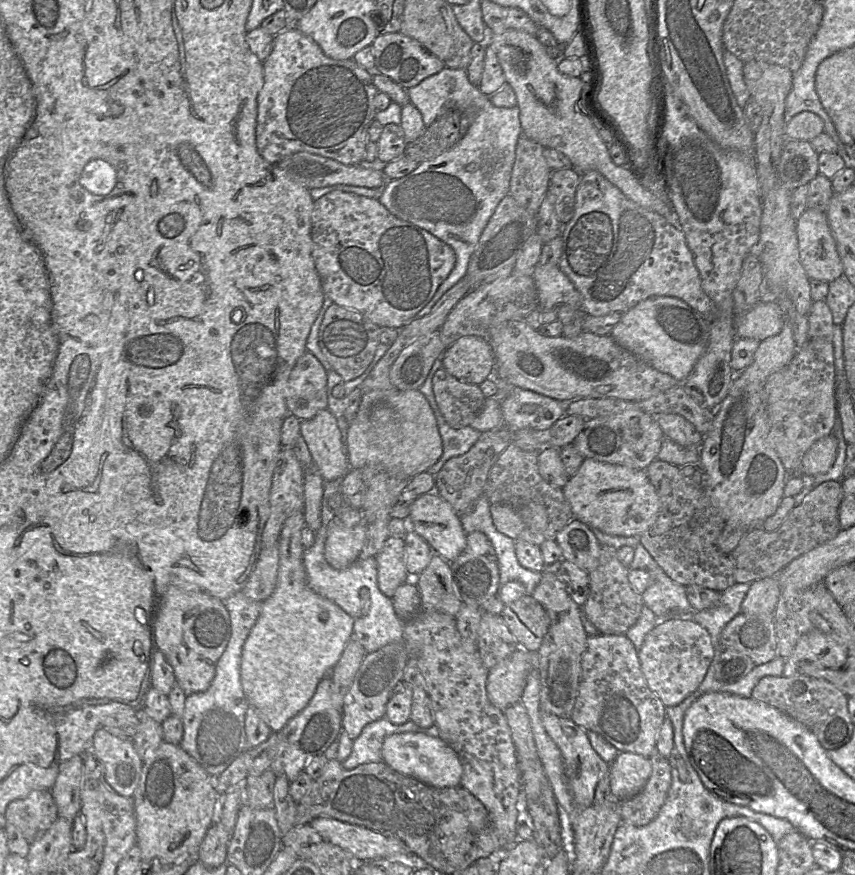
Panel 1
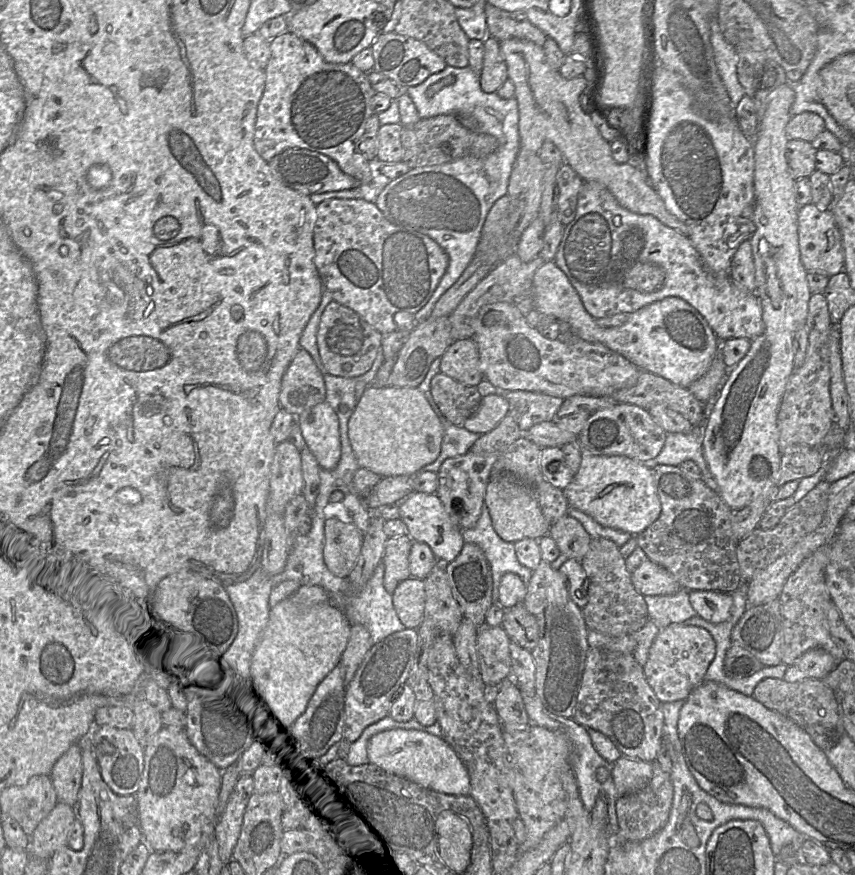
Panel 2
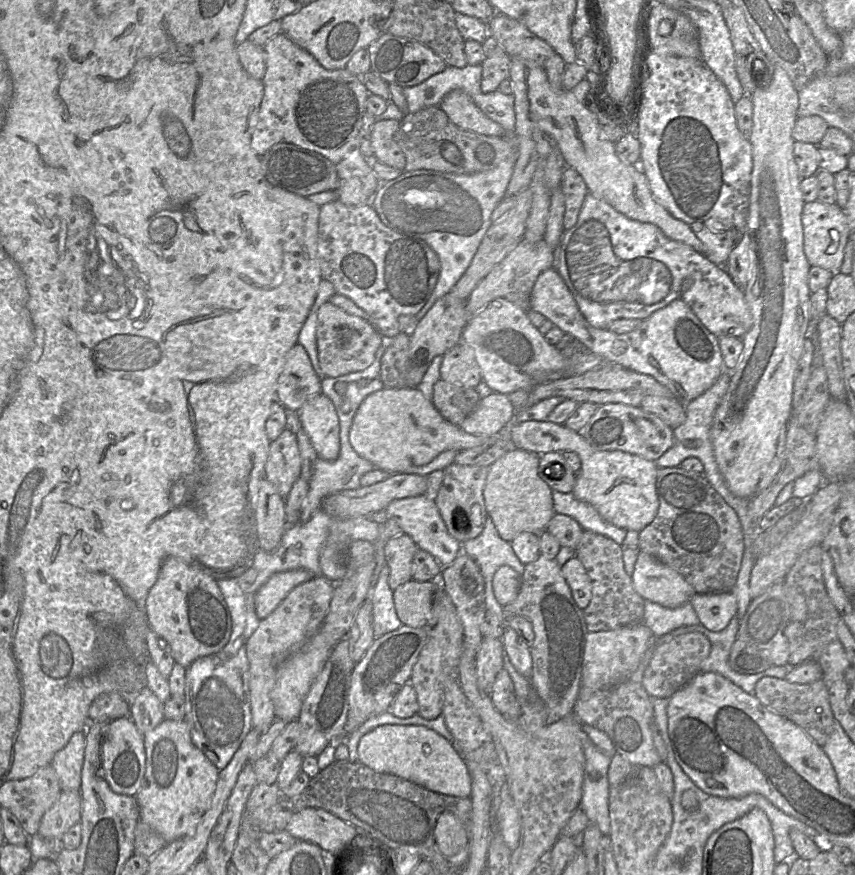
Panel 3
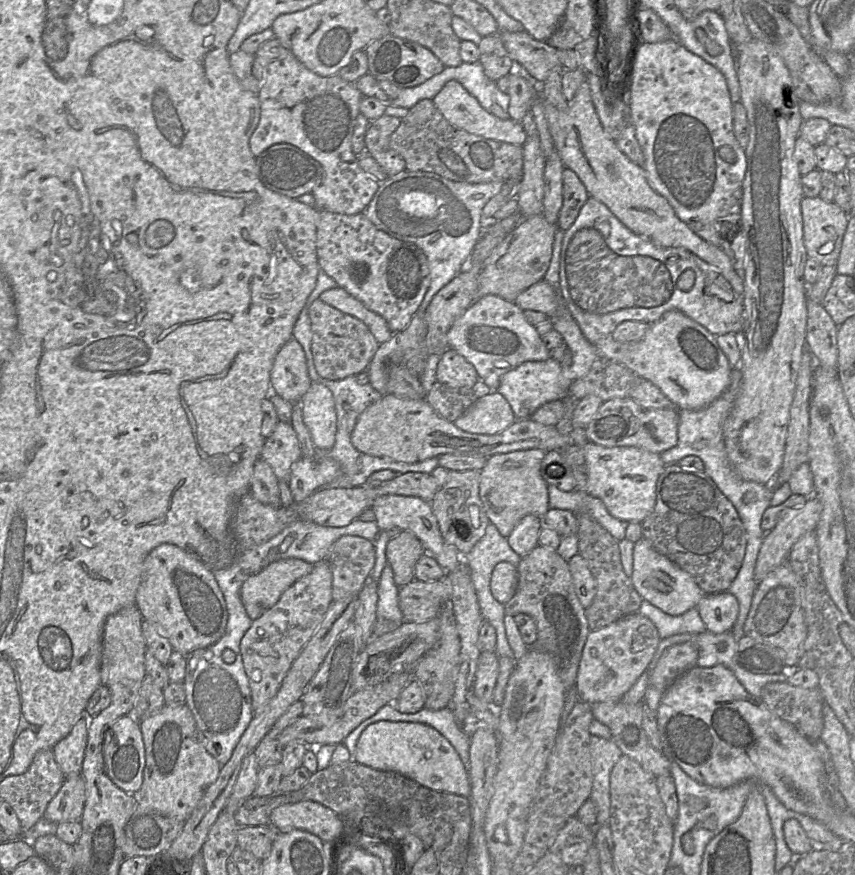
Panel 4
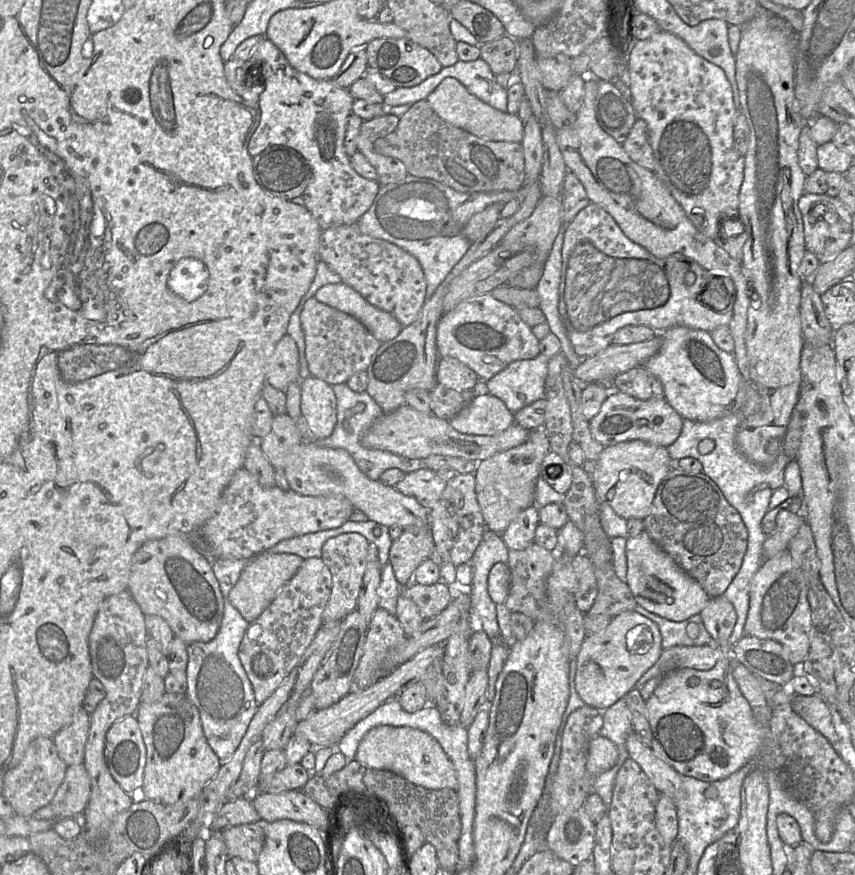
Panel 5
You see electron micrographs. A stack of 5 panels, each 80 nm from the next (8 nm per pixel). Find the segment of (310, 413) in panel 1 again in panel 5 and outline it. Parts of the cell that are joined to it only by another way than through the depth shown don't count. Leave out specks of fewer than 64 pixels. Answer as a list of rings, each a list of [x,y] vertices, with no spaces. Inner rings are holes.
[[[288,334],[277,343],[266,366],[266,383],[285,392],[299,377],[299,354],[296,342]]]

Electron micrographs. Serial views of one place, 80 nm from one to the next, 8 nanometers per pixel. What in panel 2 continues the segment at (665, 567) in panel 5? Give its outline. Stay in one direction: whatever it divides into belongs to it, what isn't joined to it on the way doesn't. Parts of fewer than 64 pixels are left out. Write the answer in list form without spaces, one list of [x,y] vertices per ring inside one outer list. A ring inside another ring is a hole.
[[[649,558],[631,573],[631,581],[643,596],[673,595],[682,588],[671,573]]]

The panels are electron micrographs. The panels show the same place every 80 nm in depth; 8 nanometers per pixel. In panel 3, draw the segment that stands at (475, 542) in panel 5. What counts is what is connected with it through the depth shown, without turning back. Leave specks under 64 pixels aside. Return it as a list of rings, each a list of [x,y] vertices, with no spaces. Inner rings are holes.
[[[454,462],[443,470],[443,481],[434,501],[448,533],[460,543],[477,537],[484,528],[488,514],[483,489],[488,471],[488,466],[459,465]]]

